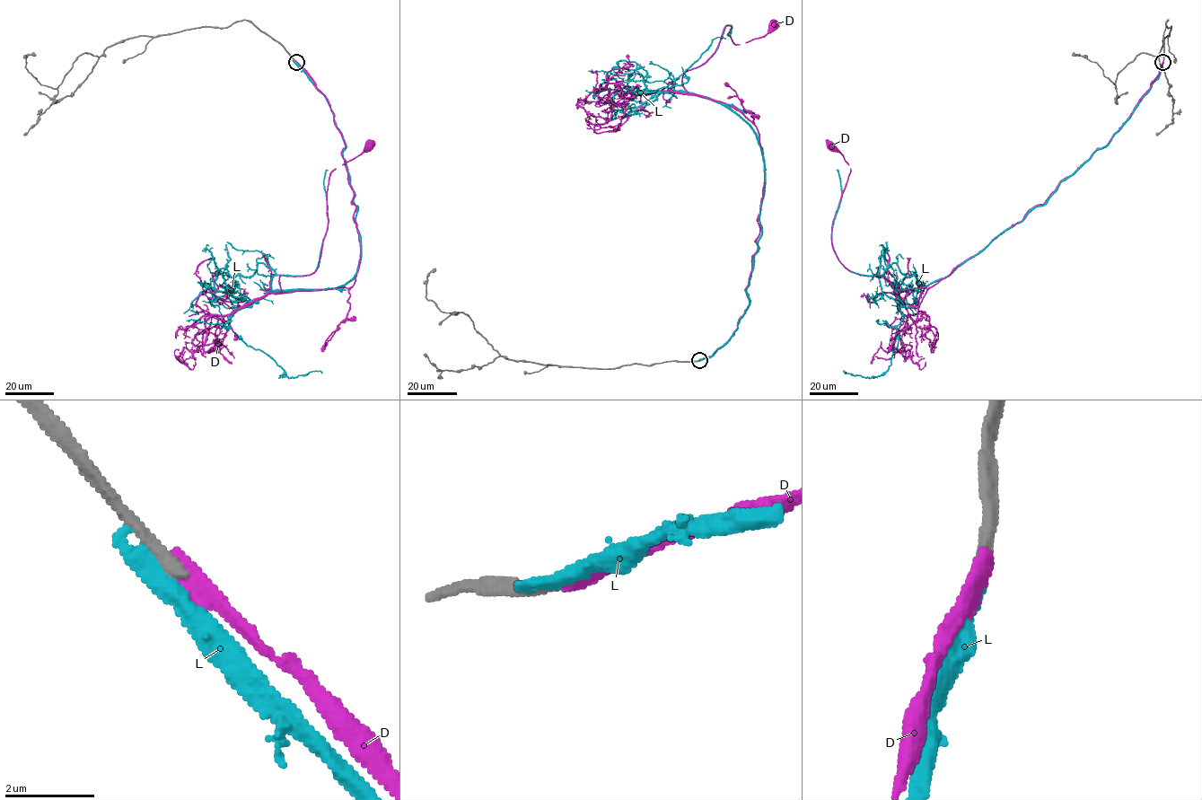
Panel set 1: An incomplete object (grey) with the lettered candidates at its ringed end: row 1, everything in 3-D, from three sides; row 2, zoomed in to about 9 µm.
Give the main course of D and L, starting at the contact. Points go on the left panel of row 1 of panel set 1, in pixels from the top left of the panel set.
D: (295, 61), (345, 144), (360, 253), (352, 286), (284, 293), (280, 276), (319, 262), (329, 175), (368, 146)
L: (293, 60), (325, 97), (345, 144), (361, 260), (344, 285), (268, 292), (230, 325), (283, 377), (322, 373)

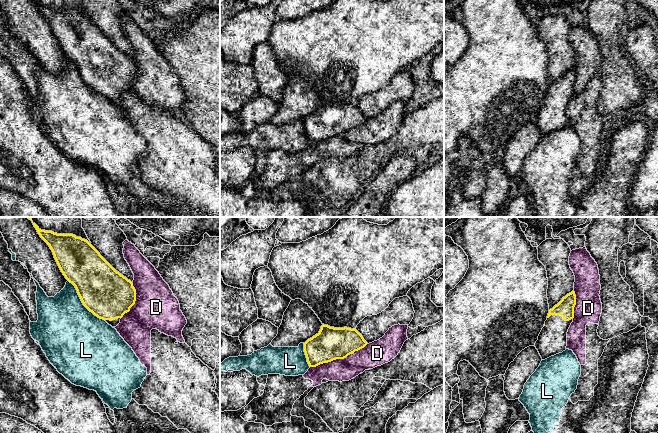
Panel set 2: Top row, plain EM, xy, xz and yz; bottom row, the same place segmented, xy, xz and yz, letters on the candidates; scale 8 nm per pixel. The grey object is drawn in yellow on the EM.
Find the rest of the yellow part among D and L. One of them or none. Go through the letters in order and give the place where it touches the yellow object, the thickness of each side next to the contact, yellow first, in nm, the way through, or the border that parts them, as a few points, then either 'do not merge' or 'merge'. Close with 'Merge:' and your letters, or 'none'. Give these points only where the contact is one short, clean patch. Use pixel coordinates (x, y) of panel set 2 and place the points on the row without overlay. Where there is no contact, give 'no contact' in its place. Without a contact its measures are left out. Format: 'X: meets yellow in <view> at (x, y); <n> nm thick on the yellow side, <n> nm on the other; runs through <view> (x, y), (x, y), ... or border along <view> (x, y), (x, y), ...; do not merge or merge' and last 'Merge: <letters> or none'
D: meets yellow in xz at (330, 137); 260 nm thick on the yellow side, 180 nm on the other; do not merge
L: meets yellow in xy at (82, 78); 380 nm thick on the yellow side, 480 nm on the other; do not merge
Merge: none

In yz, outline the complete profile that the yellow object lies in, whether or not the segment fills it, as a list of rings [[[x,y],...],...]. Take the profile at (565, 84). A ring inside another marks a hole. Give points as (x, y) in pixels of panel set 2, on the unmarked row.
[[[574,66],[549,86],[535,123],[542,136],[562,129],[567,122],[567,108],[573,98],[576,71]]]

